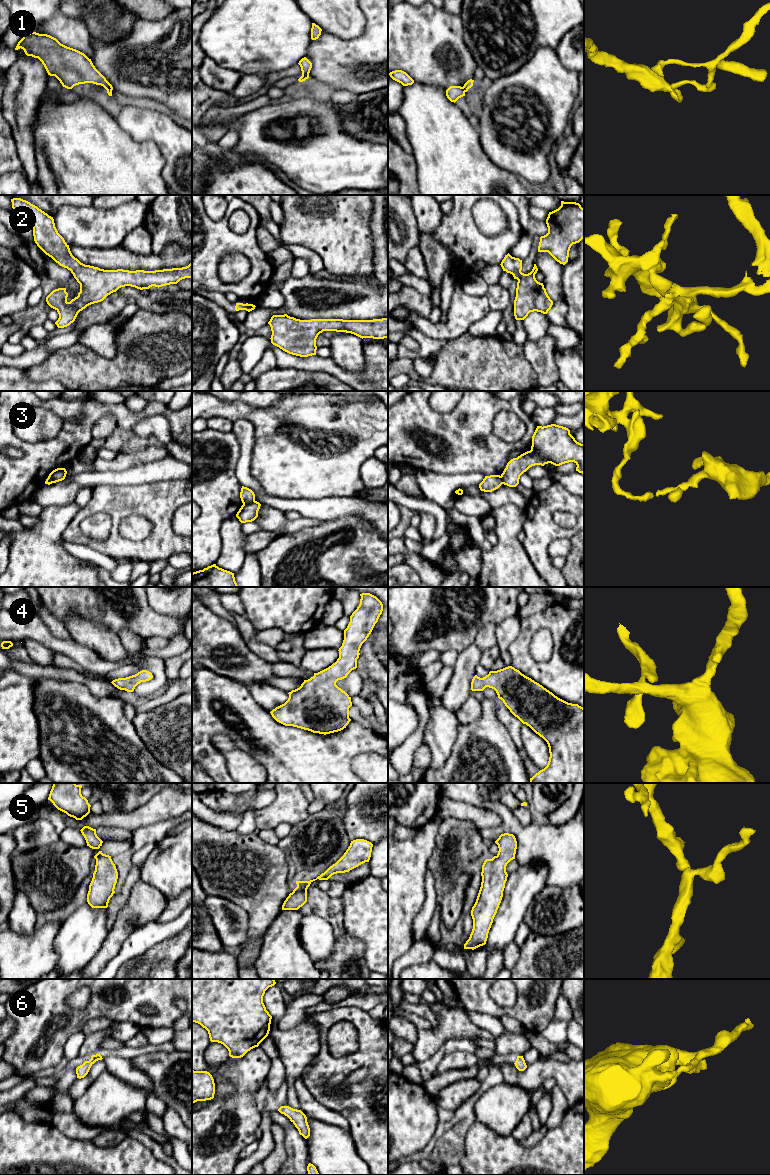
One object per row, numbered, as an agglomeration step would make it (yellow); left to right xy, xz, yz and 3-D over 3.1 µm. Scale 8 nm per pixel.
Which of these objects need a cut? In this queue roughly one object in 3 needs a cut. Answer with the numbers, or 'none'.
1, 3

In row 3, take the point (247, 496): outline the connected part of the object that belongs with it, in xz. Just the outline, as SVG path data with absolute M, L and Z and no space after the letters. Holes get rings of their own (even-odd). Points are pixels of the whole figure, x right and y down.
M242 486L240 492L240 498L243 504L249 504L255 501L255 494L251 489Z

